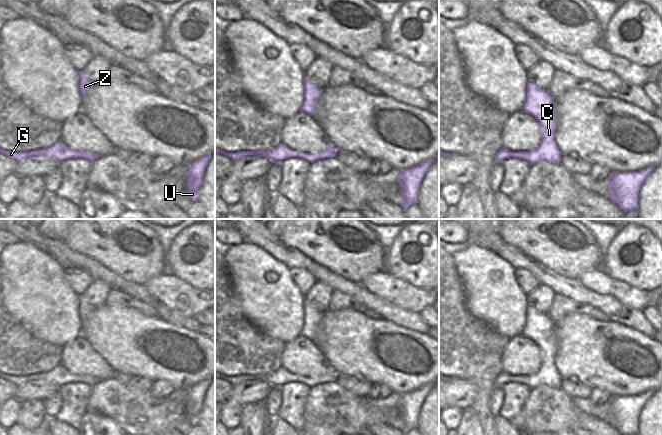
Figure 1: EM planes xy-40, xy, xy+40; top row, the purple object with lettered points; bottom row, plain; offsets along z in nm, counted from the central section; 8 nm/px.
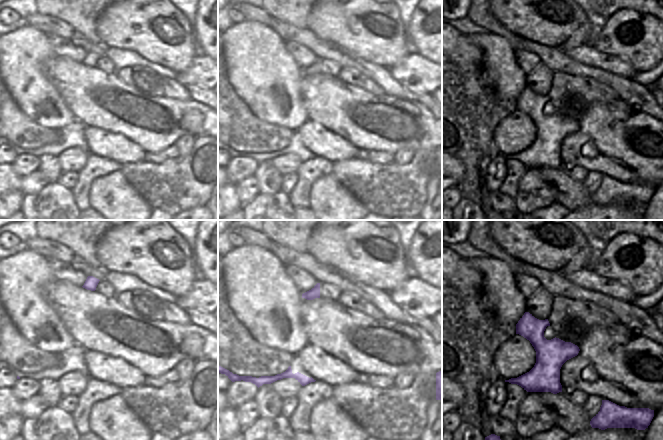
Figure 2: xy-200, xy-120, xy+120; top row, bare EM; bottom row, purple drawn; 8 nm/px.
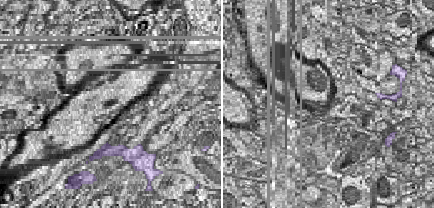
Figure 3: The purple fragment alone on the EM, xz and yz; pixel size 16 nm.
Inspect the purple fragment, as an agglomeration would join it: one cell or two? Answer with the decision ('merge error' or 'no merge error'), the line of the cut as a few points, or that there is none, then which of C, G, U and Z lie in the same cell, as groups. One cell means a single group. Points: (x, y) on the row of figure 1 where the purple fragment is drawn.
no merge error; no cut; C G U Z

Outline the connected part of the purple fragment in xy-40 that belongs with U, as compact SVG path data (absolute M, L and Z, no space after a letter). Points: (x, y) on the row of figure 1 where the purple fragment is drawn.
M204 155L190 165L187 165L185 186L187 188L187 194L192 201L197 201L198 191L211 158L212 155Z

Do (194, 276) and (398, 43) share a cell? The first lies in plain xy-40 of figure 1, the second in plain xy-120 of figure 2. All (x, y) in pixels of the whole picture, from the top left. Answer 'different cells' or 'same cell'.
different cells

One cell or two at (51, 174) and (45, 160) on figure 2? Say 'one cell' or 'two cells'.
one cell

